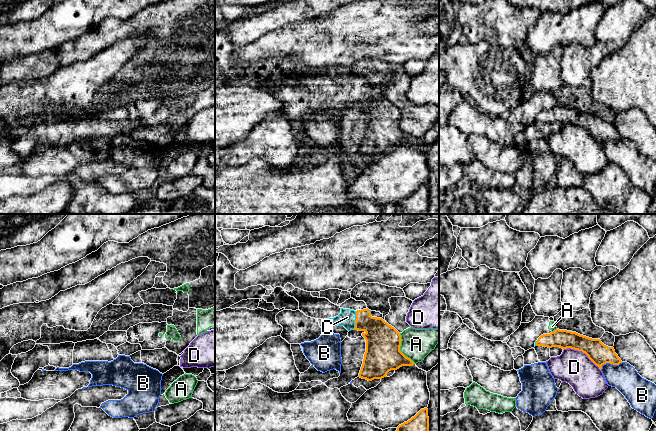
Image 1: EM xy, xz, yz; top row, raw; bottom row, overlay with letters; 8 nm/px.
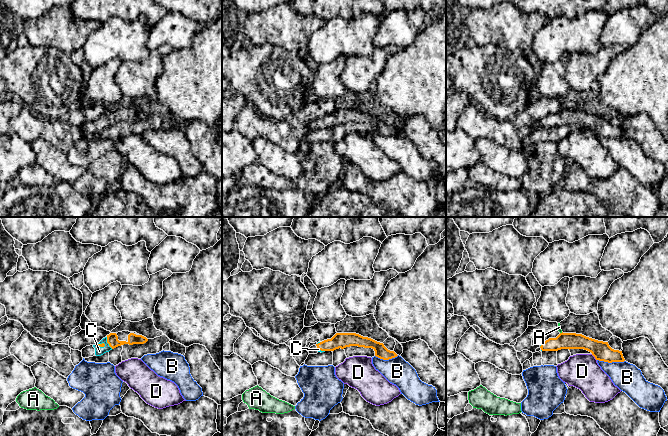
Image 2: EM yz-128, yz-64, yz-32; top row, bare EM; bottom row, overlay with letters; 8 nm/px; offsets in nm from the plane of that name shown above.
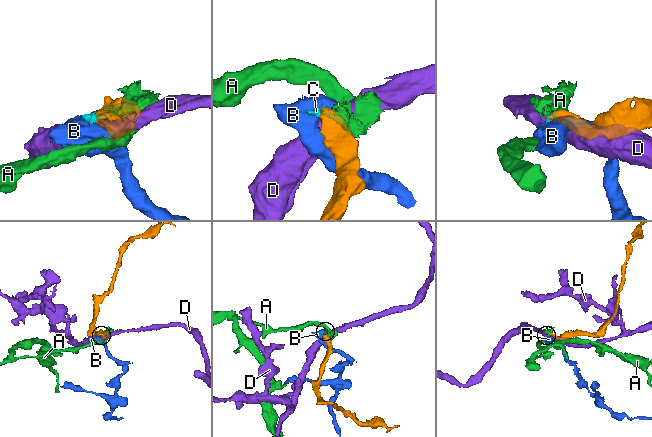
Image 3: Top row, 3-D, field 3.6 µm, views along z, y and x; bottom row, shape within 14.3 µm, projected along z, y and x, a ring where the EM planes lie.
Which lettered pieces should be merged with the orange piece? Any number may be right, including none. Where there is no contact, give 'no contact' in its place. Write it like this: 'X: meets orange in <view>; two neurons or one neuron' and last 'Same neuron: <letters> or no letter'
A: meets orange in xz; two neurons
B: meets orange in yz; two neurons
C: meets orange in xz; one neuron
D: meets orange in yz; two neurons
Same neuron: C

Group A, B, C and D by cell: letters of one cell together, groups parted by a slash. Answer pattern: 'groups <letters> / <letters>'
groups A / B / C / D

